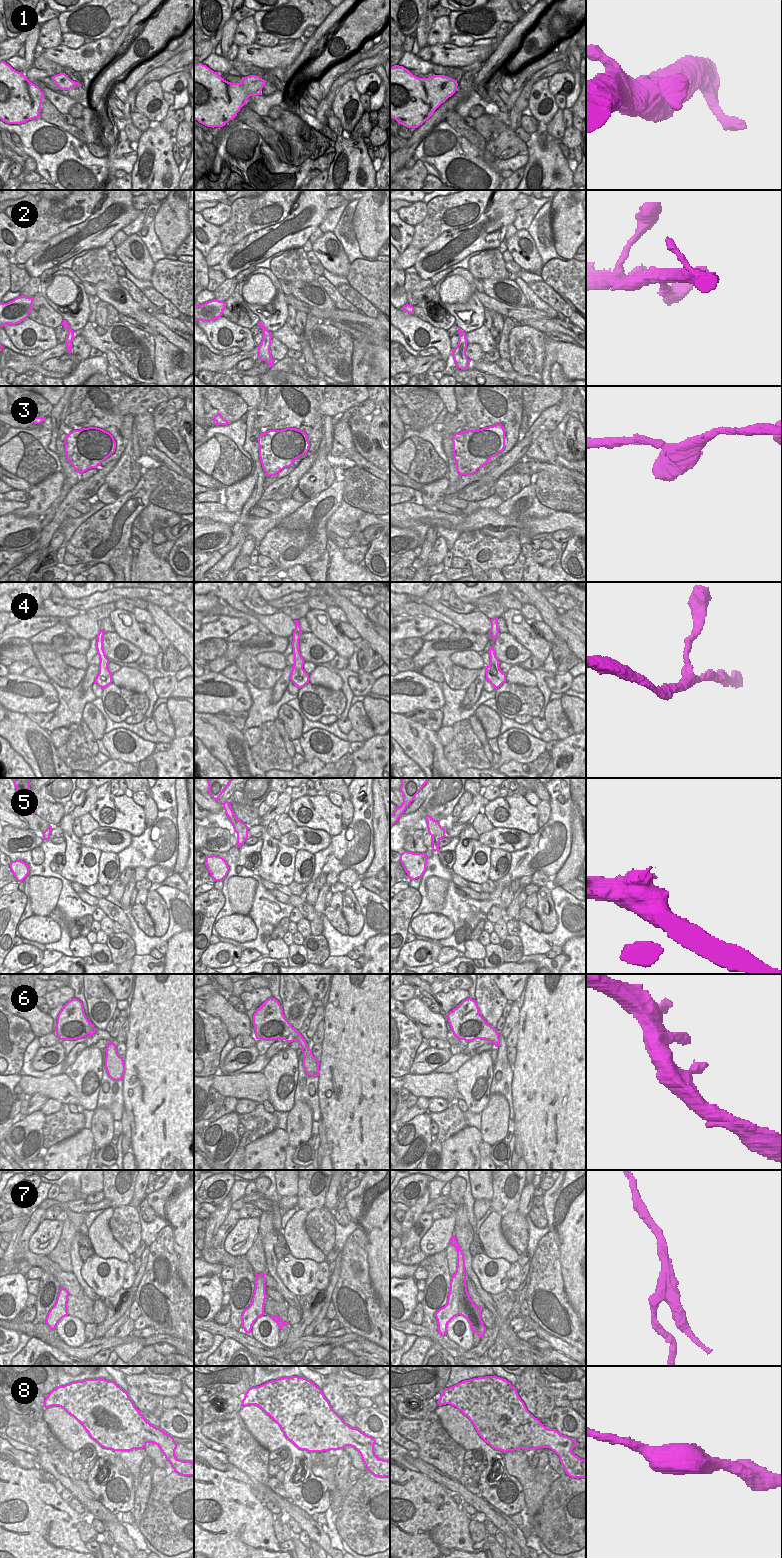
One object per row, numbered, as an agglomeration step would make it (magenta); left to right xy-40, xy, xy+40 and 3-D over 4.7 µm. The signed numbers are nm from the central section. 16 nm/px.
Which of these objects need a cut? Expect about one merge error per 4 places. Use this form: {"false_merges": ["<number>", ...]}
{"false_merges": ["7"]}

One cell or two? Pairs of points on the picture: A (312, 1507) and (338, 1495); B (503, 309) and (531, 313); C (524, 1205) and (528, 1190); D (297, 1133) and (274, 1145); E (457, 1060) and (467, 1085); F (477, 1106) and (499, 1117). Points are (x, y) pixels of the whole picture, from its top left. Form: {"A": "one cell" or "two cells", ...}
{"A": "two cells", "B": "one cell", "C": "one cell", "D": "two cells", "E": "two cells", "F": "two cells"}

